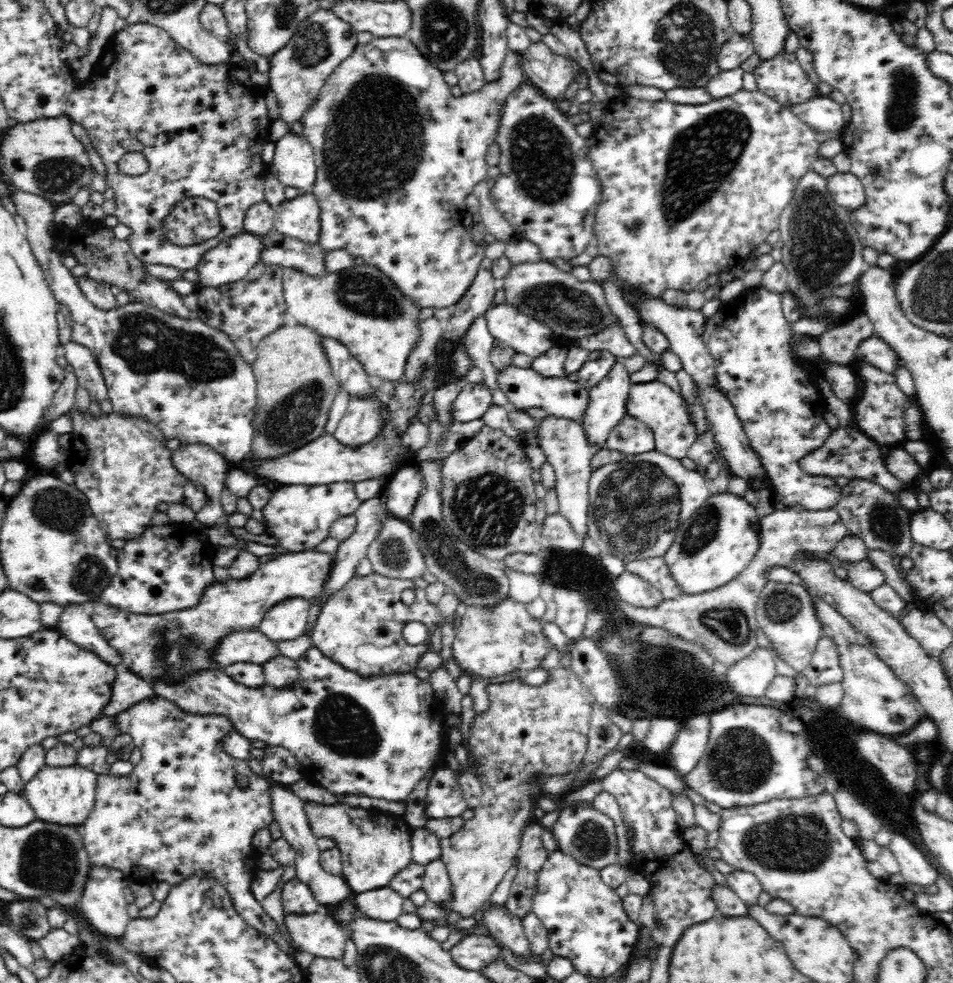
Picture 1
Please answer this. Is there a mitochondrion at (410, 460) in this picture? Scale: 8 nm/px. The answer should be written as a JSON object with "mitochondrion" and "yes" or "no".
{"mitochondrion":"no"}

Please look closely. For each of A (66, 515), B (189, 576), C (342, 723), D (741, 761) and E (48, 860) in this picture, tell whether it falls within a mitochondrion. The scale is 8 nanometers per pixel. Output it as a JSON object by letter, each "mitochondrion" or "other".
{"A":"mitochondrion","B":"other","C":"mitochondrion","D":"mitochondrion","E":"mitochondrion"}

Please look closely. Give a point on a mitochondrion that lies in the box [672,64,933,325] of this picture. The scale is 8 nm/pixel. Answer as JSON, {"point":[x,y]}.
{"point":[820,247]}

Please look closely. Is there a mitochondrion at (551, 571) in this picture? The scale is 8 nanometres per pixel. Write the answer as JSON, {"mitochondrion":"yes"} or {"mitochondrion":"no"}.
{"mitochondrion":"yes"}

